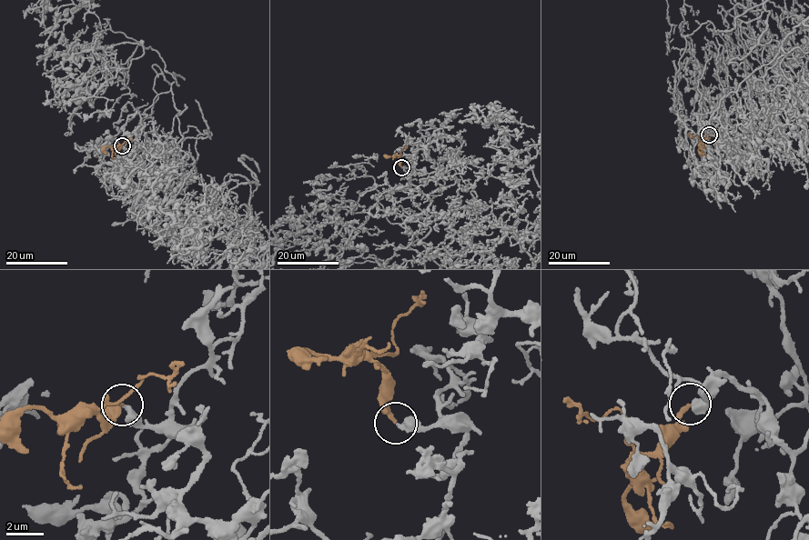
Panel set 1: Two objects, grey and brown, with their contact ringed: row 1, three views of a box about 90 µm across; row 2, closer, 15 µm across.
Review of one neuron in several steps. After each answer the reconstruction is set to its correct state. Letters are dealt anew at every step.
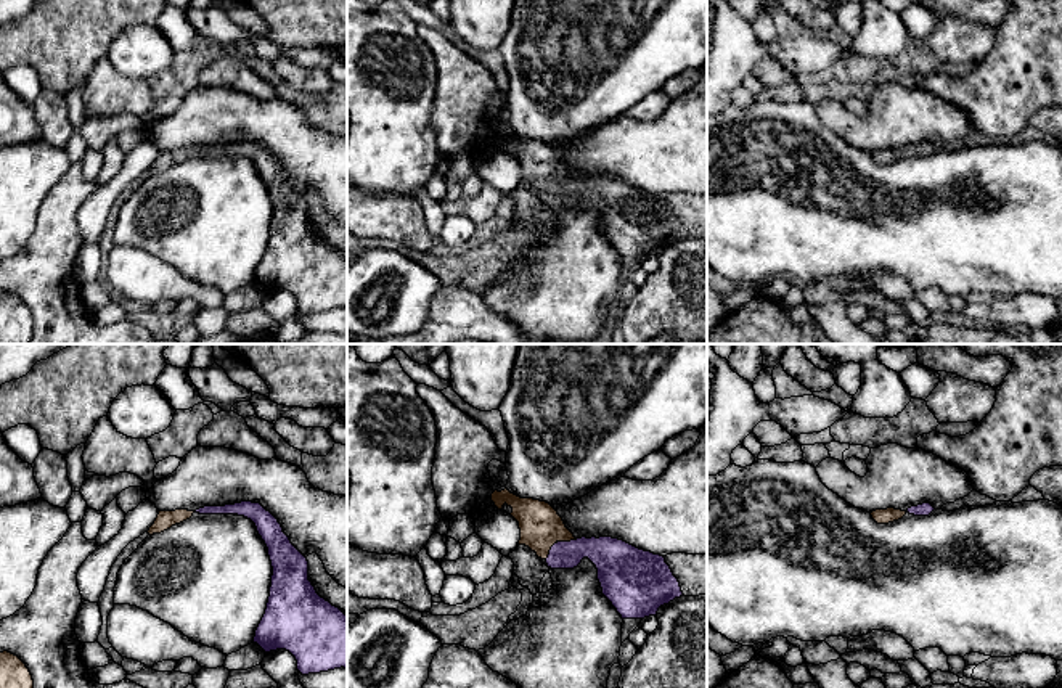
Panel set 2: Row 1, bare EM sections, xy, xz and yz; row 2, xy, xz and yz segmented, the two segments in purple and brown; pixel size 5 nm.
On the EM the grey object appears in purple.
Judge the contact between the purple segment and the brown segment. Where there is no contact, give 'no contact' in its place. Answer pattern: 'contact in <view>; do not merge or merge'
contact in xz; merge

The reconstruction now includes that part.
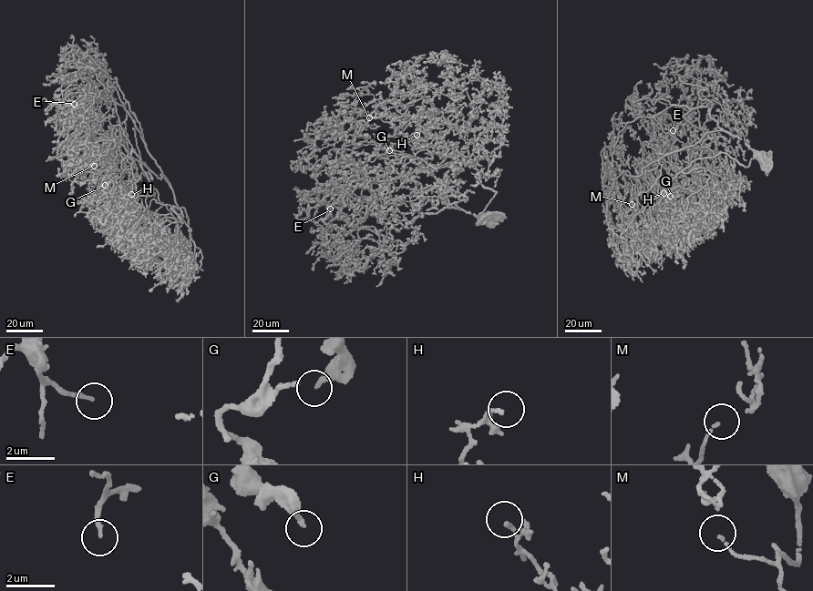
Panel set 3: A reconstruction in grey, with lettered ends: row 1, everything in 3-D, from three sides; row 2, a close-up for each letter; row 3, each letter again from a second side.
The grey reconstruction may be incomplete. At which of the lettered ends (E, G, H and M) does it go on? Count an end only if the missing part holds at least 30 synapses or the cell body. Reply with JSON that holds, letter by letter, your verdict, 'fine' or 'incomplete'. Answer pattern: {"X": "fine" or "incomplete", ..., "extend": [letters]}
{"E": "incomplete", "G": "fine", "H": "fine", "M": "fine", "extend": ["E"]}

